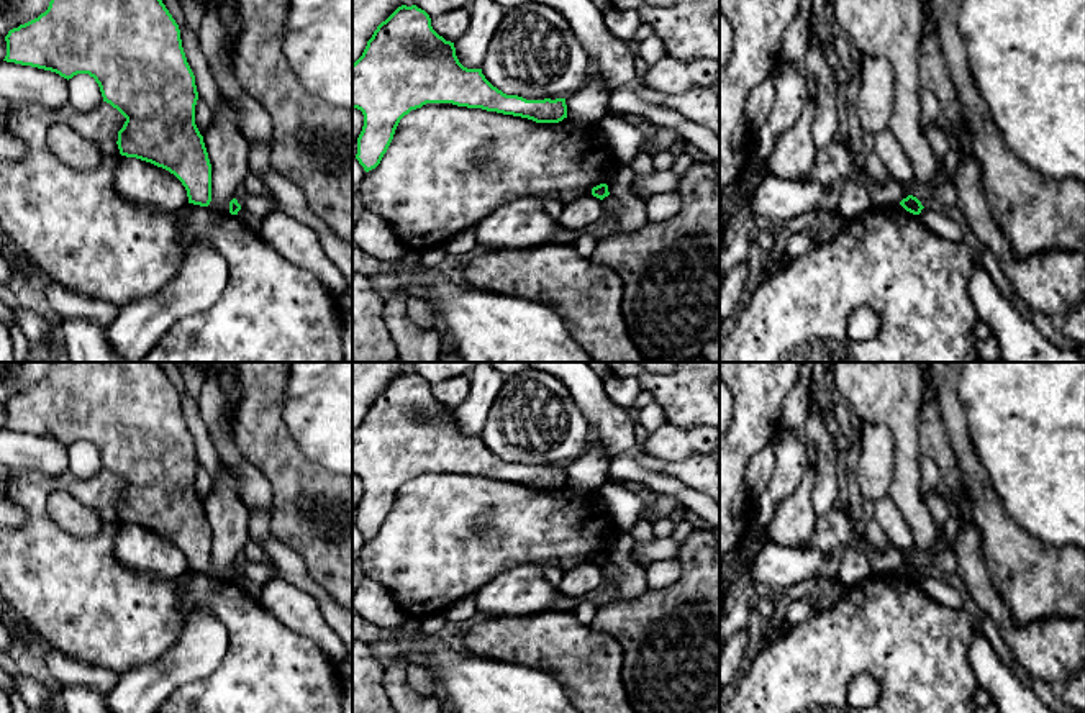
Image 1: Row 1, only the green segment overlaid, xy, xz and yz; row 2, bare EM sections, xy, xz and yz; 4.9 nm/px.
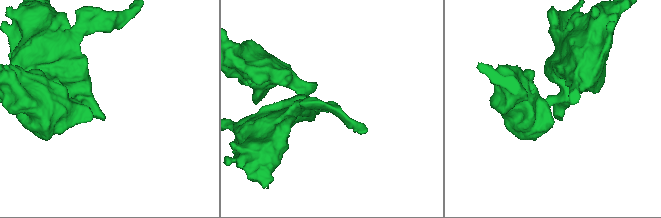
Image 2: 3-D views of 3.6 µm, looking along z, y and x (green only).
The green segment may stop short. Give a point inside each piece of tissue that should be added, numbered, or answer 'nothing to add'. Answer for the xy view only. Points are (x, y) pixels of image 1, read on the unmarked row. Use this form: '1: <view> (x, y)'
nothing to add

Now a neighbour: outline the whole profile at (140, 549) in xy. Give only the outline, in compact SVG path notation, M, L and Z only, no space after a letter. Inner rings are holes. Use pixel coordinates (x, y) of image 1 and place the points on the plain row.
M120 525L115 557L131 570L161 580L179 580L188 570L185 554L174 541L136 525Z

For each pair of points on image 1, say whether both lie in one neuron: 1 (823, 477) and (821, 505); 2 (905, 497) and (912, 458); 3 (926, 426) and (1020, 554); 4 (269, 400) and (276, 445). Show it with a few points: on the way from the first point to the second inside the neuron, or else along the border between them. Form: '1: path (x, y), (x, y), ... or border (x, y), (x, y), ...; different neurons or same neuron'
1: path (823, 484), (823, 499); same neuron
2: path (905, 487), (907, 467); same neuron
3: border (946, 436), (969, 510); different neurons
4: path (269, 412), (269, 433); same neuron

